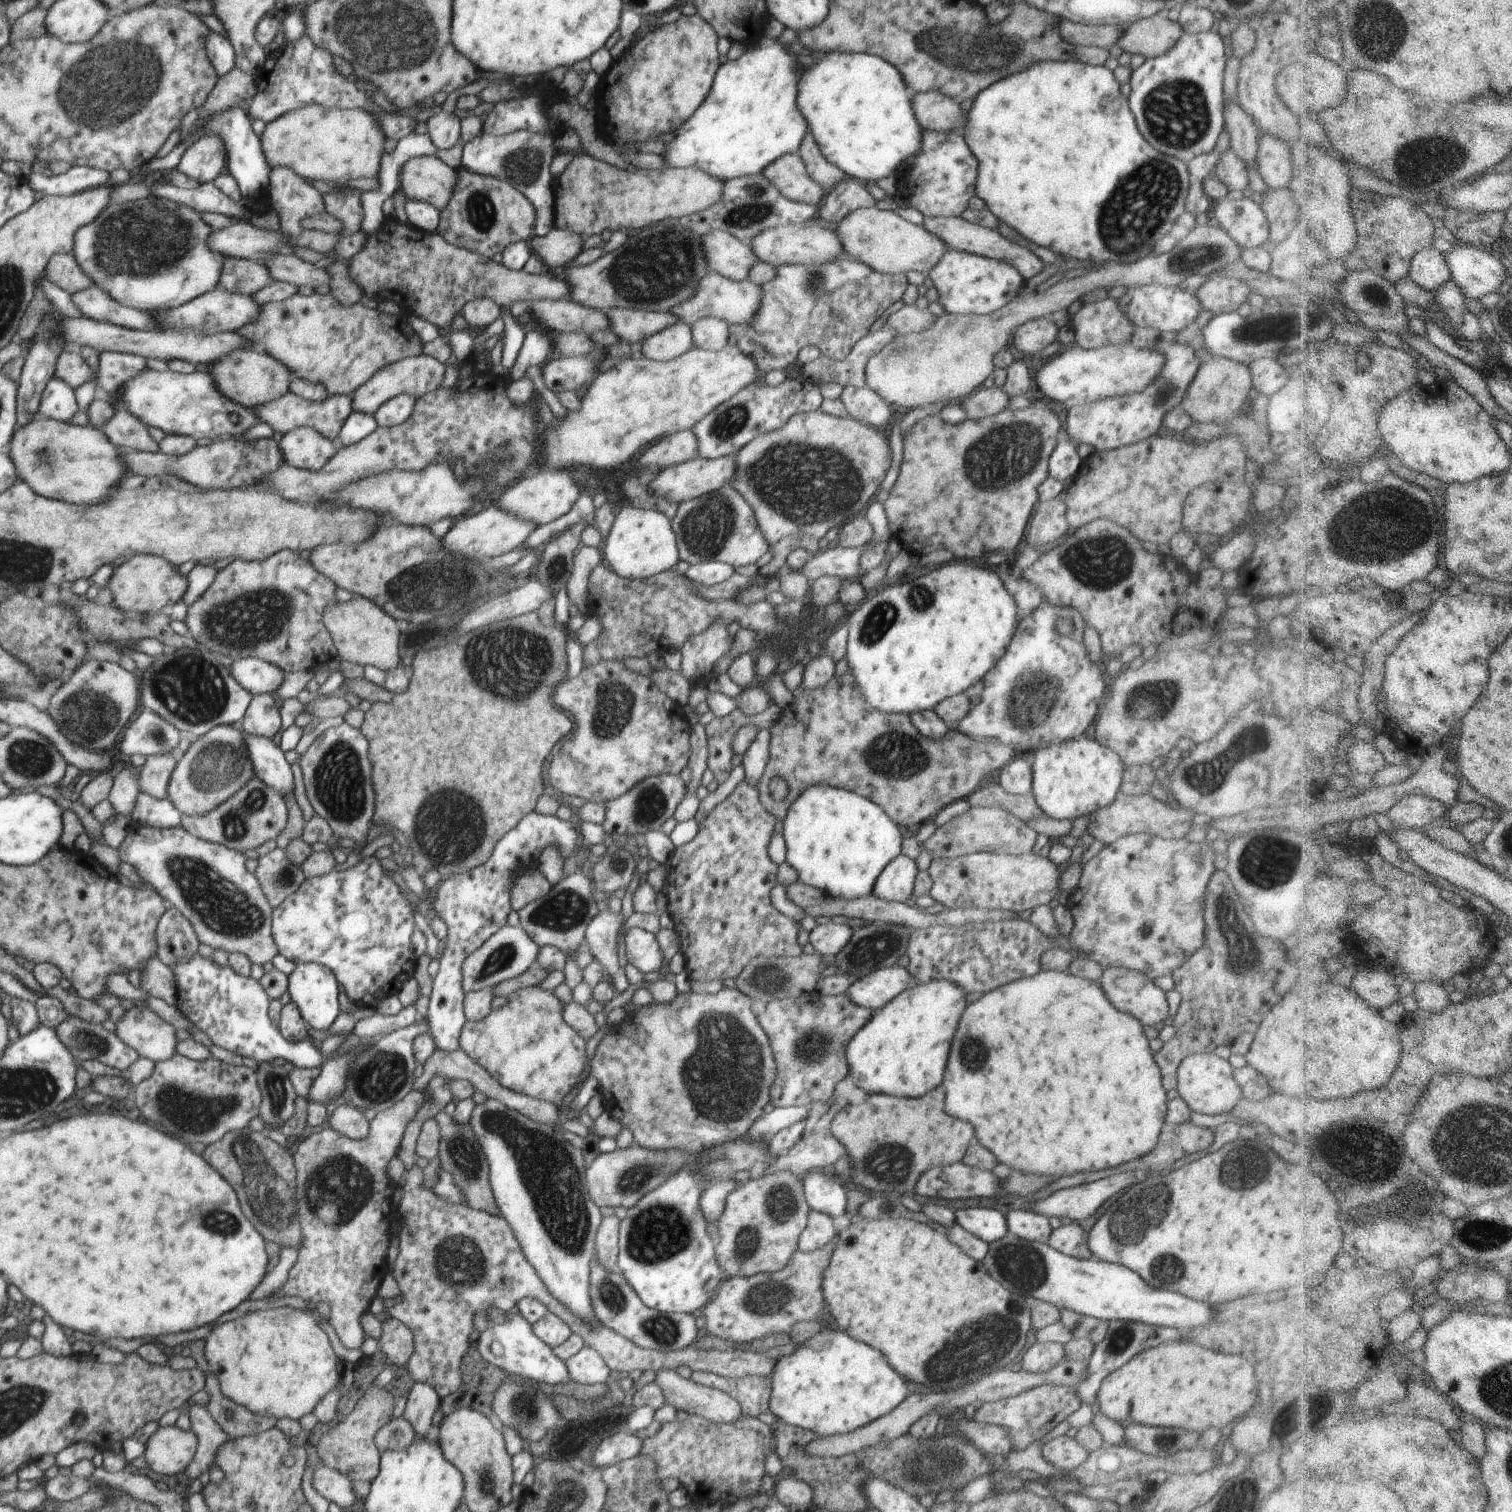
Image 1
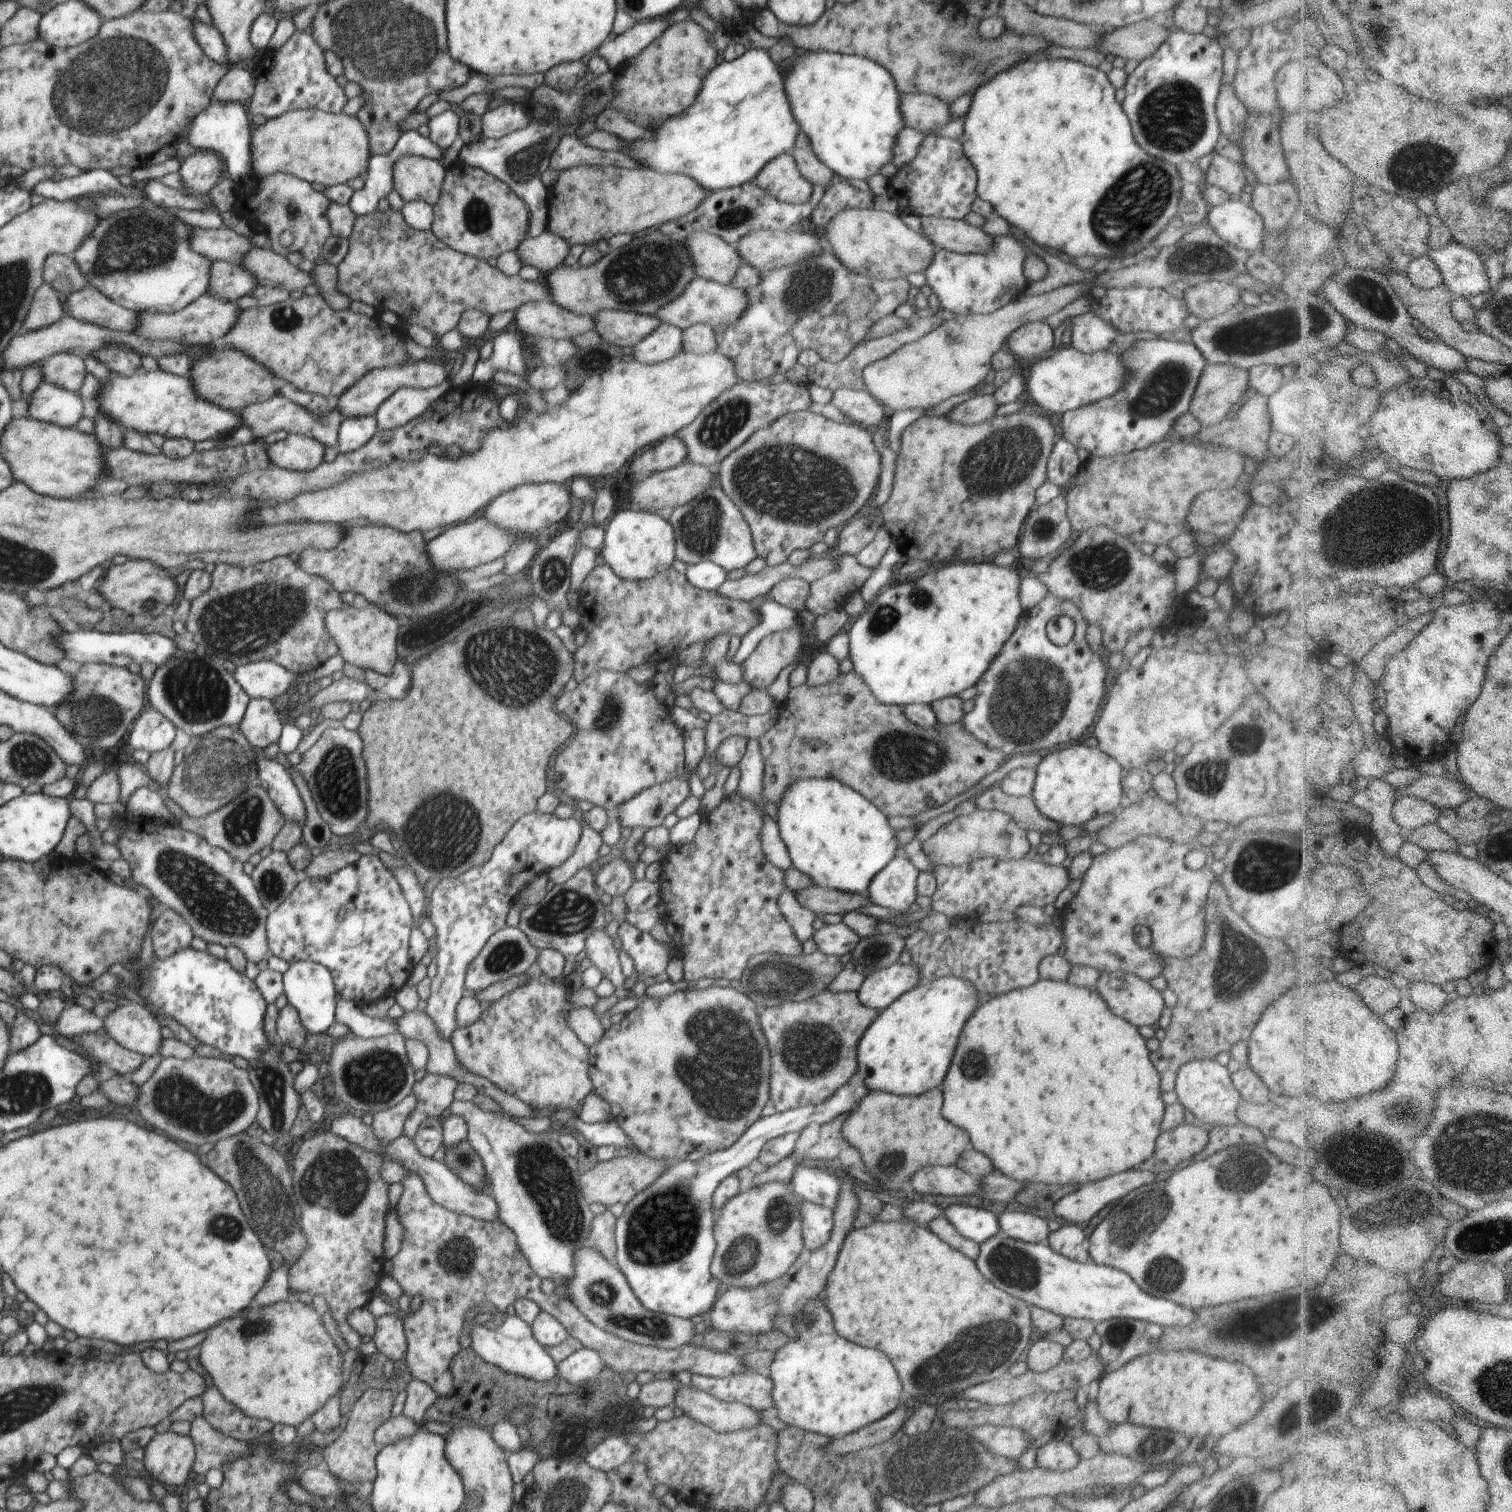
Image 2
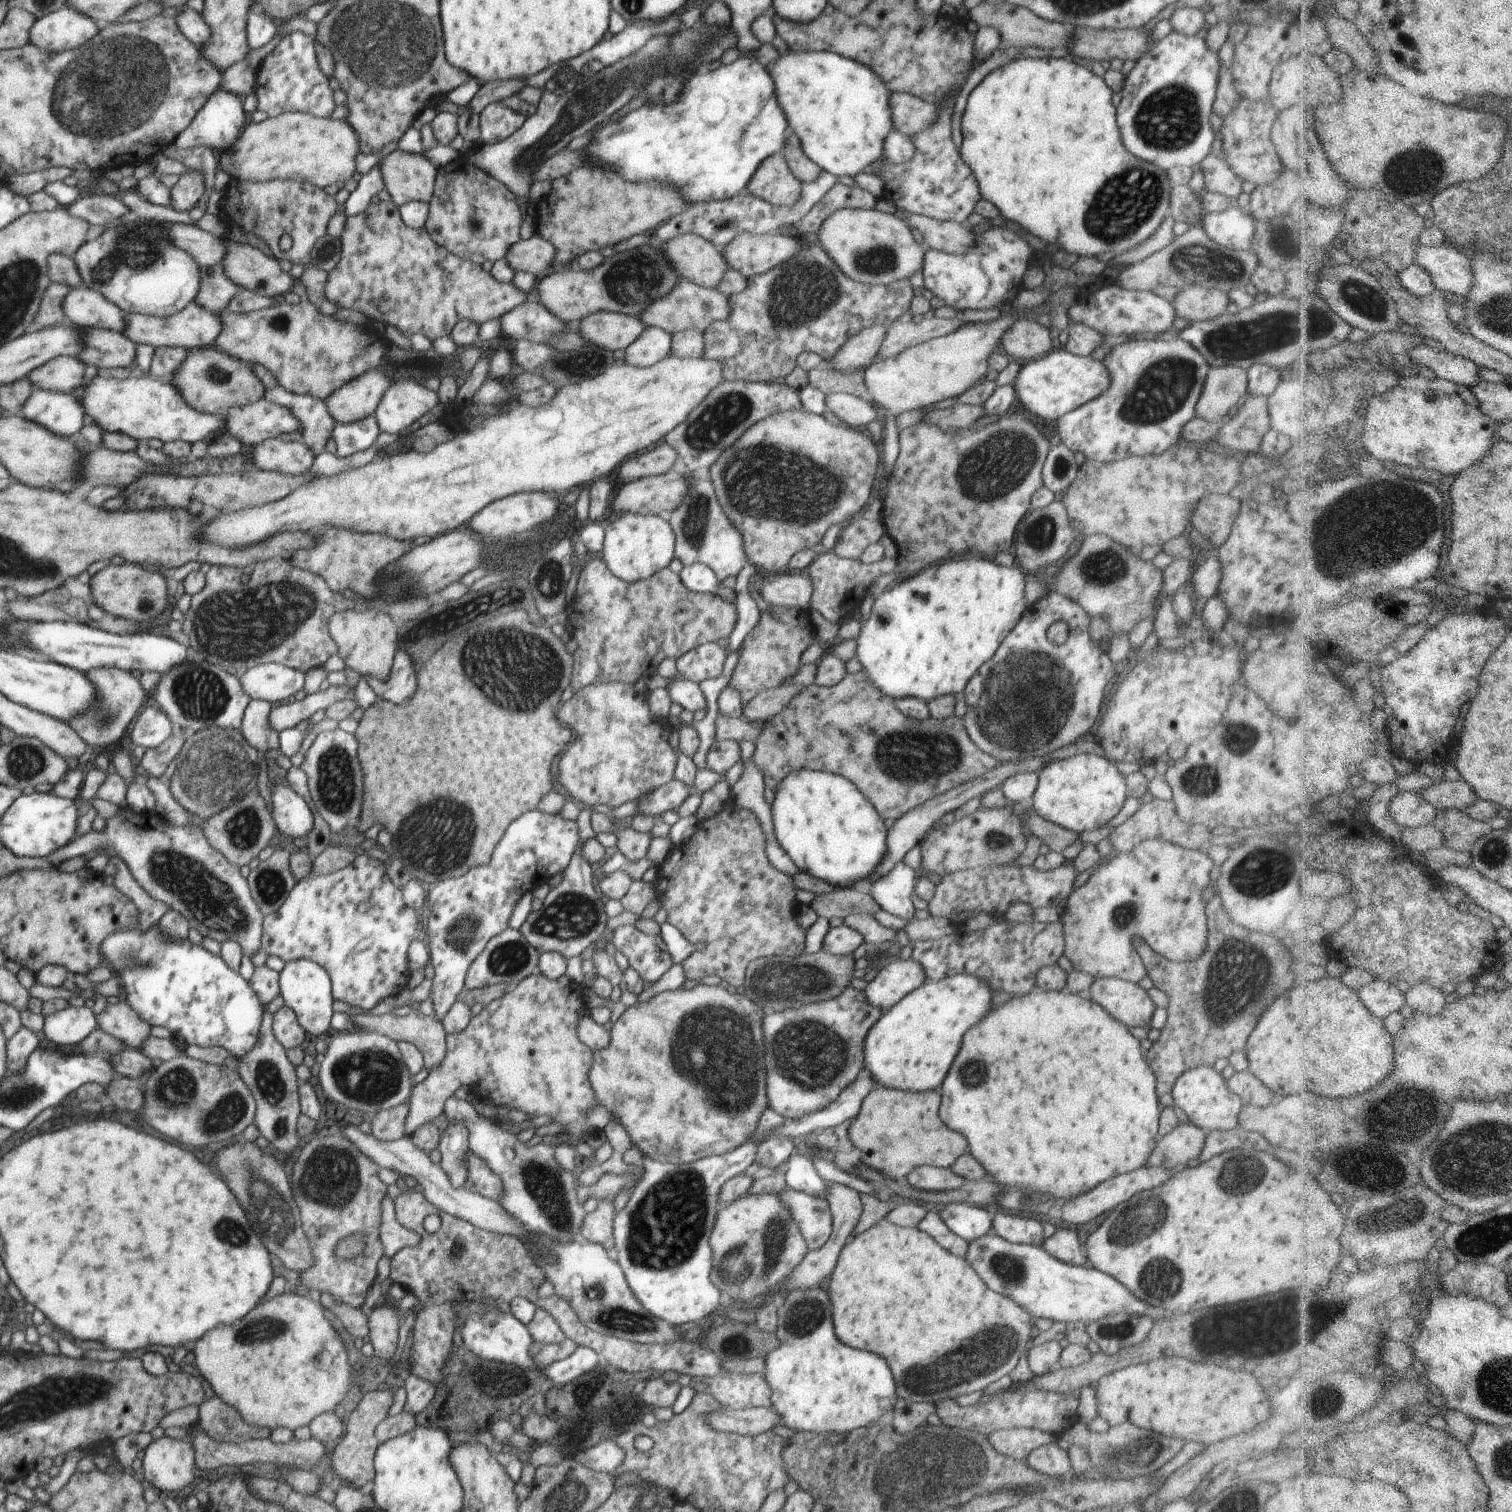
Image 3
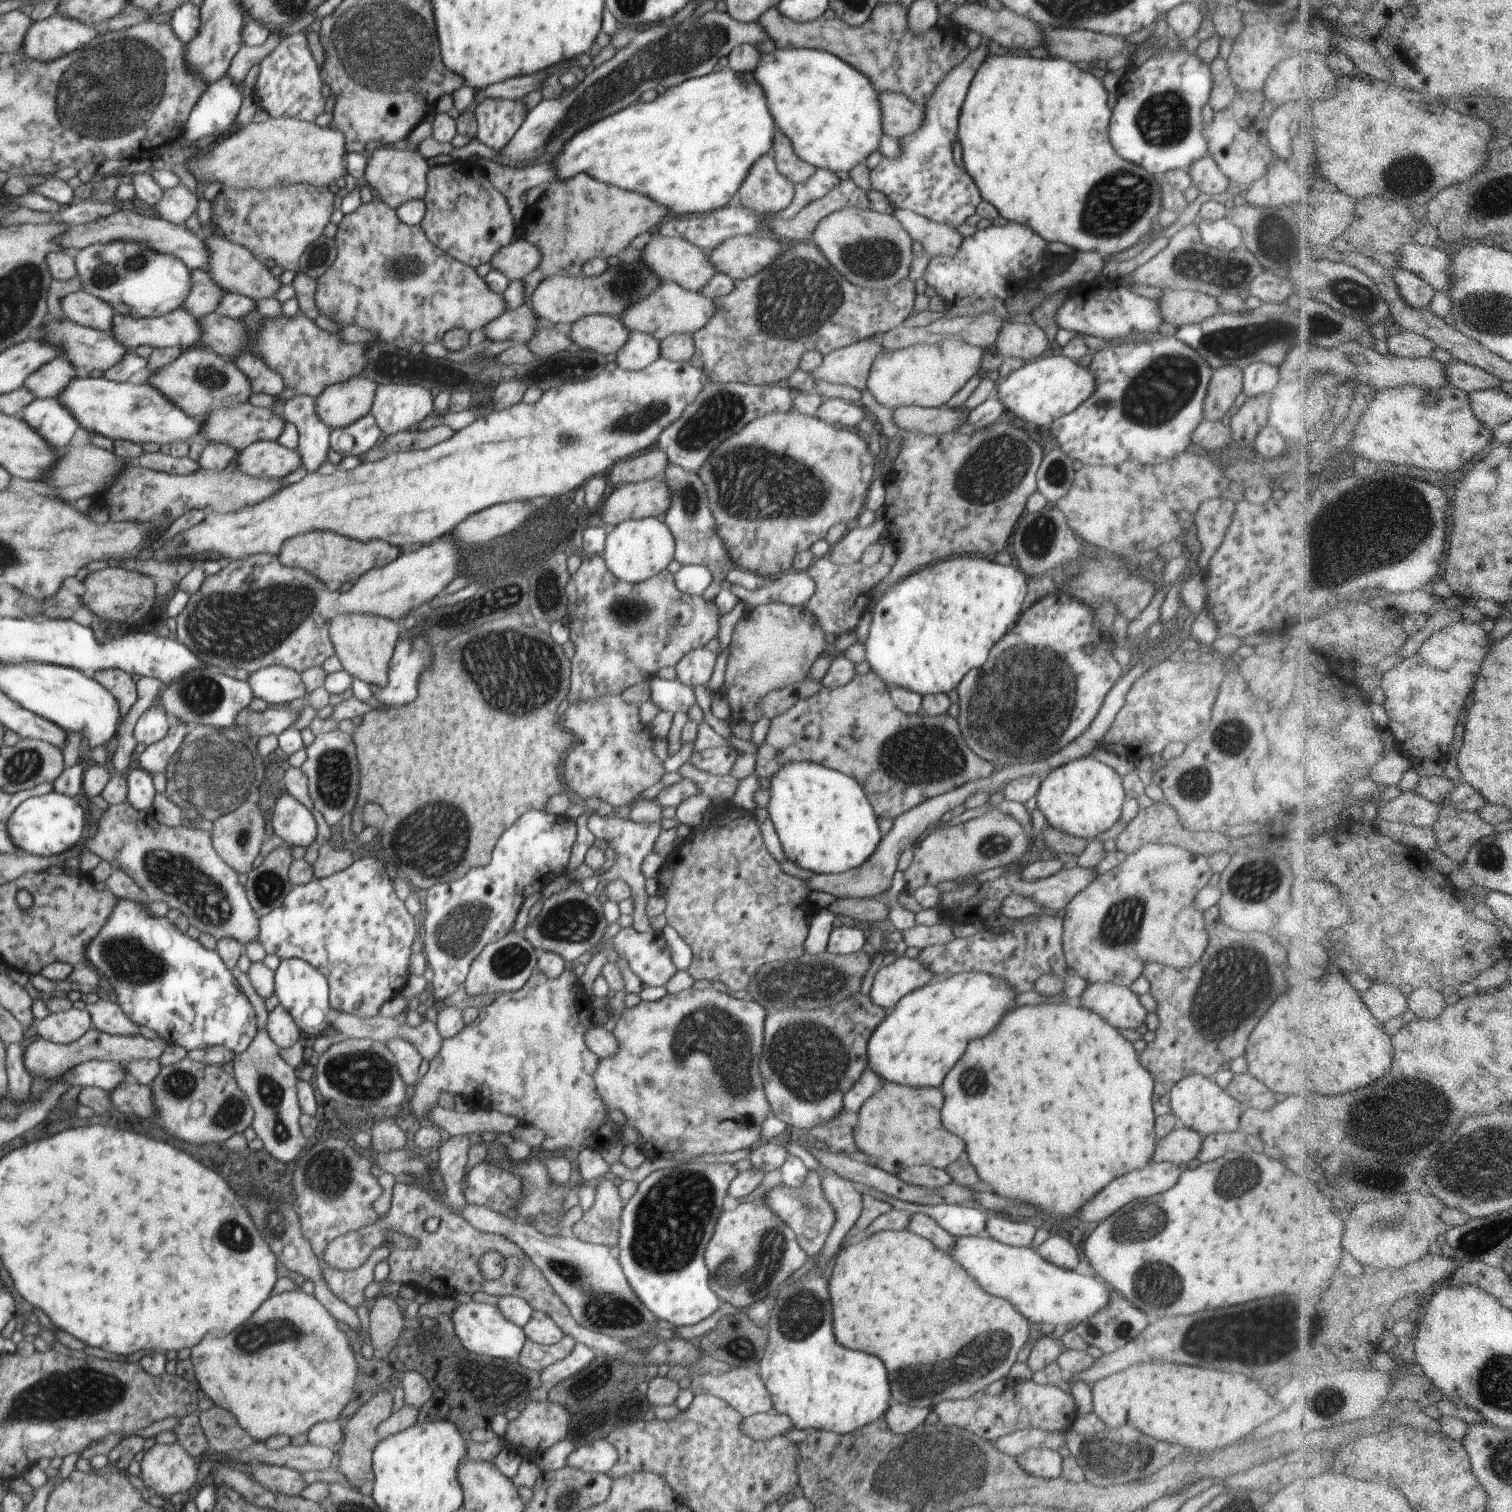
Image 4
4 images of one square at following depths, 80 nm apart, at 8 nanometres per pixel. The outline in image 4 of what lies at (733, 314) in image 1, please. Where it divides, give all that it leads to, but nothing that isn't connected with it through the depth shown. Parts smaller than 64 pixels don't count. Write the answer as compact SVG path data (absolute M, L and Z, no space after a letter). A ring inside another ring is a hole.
M663 282L649 295L634 301L627 310L618 316L620 322L630 331L646 333L656 337L659 341L673 334L692 334L701 329L717 313L711 299L679 287L676 283Z

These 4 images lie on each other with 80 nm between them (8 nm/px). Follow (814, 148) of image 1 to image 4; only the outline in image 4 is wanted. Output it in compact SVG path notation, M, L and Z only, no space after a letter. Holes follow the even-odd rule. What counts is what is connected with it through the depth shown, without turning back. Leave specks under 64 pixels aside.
M776 131L770 150L776 168L790 182L804 182L817 169L815 166L800 160L791 145L791 140L782 131Z

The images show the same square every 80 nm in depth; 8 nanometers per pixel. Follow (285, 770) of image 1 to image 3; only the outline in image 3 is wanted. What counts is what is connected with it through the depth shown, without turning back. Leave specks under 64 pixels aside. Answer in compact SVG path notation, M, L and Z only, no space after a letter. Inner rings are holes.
M286 783L270 789L273 802L271 816L278 836L306 838L314 826L313 811L308 803Z

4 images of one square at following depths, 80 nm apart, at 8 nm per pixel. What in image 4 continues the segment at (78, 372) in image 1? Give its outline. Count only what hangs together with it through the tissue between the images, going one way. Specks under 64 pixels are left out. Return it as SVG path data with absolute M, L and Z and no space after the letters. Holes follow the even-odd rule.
M56 356L27 376L23 386L36 398L49 399L58 396L70 380L78 375L77 370L65 356Z

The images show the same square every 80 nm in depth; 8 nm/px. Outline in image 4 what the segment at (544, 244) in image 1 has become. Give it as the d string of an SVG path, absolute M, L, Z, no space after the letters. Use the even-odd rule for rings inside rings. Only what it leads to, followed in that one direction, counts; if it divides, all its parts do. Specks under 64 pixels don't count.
M519 237L495 252L490 263L492 269L508 277L509 281L520 281L538 266L540 259L539 248Z

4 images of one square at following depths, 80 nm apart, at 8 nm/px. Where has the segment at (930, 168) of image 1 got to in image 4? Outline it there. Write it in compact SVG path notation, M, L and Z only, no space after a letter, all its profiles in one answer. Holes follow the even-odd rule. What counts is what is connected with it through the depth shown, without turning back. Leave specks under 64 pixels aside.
M981 43L960 64L952 67L935 86L924 105L920 128L901 140L901 153L893 159L883 156L870 171L871 188L884 192L896 209L908 209L956 229L975 213L977 204L983 200L972 177L956 166L952 149L957 139L959 112L967 90L975 72L989 54L988 48Z

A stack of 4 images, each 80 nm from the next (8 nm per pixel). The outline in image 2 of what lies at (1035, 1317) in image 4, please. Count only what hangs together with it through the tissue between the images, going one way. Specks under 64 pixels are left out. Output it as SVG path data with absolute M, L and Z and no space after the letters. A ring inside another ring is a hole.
M998 1231L994 1236L979 1244L979 1253L974 1262L982 1276L986 1277L996 1288L1007 1292L1011 1297L1027 1302L1030 1306L1041 1308L1043 1311L1060 1315L1064 1319L1086 1319L1101 1324L1113 1318L1136 1319L1160 1326L1184 1326L1194 1320L1194 1312L1188 1308L1182 1308L1170 1300L1160 1300L1154 1296L1148 1296L1138 1286L1138 1283L1125 1272L1112 1267L1096 1264L1092 1259L1085 1263L1070 1260L1052 1250L1052 1247L1044 1243L1027 1243Z

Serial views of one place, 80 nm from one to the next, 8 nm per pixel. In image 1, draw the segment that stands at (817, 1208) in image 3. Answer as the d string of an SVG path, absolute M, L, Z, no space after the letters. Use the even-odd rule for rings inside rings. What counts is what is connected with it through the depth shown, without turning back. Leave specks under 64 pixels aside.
M810 1209L806 1228L798 1241L798 1250L810 1252L822 1248L837 1236L836 1221L828 1214Z

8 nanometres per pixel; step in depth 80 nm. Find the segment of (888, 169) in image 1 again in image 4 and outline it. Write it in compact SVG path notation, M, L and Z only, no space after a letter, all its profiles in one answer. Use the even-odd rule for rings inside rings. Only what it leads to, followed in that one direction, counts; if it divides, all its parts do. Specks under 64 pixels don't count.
M778 49L762 53L753 79L762 87L775 128L791 140L797 157L817 169L849 172L879 148L882 115L876 91L867 76L838 58L834 52L818 49Z

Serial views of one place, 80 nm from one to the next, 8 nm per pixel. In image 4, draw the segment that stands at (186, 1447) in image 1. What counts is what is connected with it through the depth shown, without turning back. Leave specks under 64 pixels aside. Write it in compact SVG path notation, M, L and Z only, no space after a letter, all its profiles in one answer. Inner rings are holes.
M180 1443L155 1444L145 1452L142 1458L140 1476L141 1482L151 1495L157 1494L164 1498L182 1494L182 1492L188 1492L198 1478L198 1461L191 1457Z

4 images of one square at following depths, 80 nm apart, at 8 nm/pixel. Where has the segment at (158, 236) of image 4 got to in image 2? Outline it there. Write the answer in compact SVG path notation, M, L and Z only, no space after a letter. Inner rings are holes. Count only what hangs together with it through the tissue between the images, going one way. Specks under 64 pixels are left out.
M225 226L218 230L192 227L188 242L194 252L211 263L241 262L243 256L253 247L248 238L239 236Z

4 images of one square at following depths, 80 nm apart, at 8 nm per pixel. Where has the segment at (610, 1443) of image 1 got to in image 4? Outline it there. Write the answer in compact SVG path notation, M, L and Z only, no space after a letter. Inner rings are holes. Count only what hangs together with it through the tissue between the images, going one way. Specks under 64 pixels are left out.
M607 1439L574 1449L566 1459L567 1466L586 1473L607 1473L618 1460L617 1450Z

